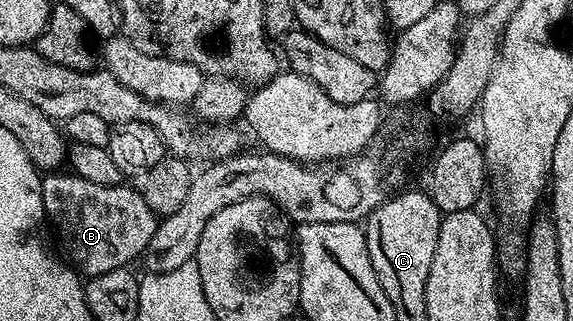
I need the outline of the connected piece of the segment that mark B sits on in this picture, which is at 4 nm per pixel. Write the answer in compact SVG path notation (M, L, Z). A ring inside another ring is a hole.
M47 172L42 175L43 213L55 225L66 261L80 275L92 278L101 272L130 267L135 257L146 255L160 219L145 204L142 193L128 184L102 186L74 172Z

